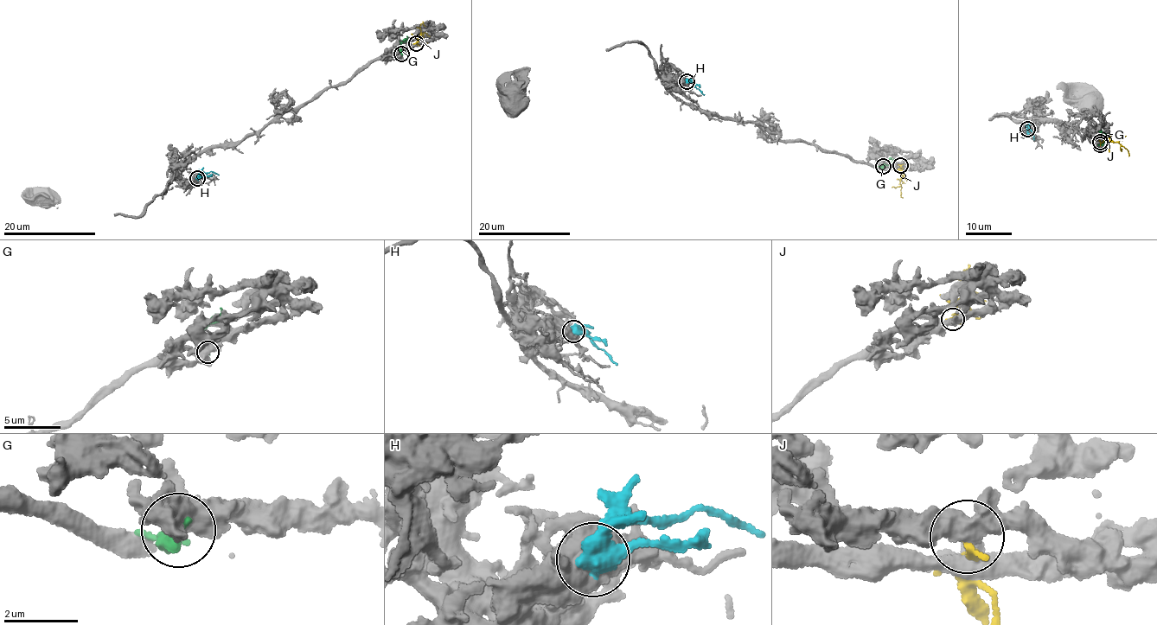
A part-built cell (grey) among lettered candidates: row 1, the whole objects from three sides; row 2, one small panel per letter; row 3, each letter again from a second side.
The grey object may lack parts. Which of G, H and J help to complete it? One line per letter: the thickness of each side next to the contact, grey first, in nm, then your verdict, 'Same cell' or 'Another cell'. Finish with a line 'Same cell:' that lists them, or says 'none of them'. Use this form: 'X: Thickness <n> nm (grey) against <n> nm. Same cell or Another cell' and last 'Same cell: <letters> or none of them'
G: Thickness 600 nm (grey) against 380 nm. Another cell
H: Thickness 600 nm (grey) against 440 nm. Same cell
J: Thickness 420 nm (grey) against 240 nm. Another cell
Same cell: H

